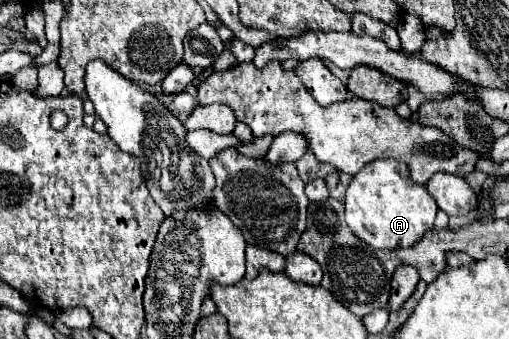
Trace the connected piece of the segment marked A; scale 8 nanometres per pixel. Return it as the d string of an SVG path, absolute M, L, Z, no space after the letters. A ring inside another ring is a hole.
M374 160L366 164L346 190L346 224L364 242L374 248L406 248L418 242L434 228L438 206L426 186L410 178L410 168L398 160Z

